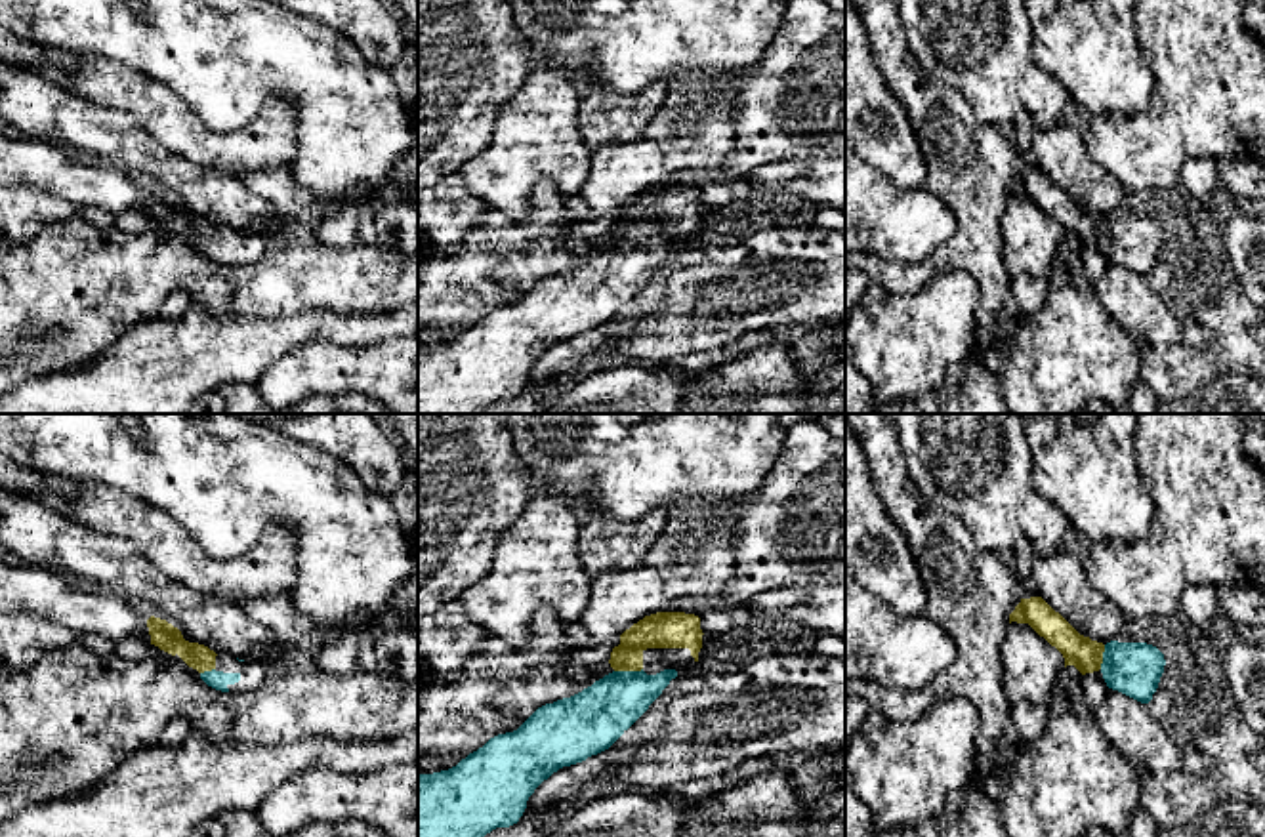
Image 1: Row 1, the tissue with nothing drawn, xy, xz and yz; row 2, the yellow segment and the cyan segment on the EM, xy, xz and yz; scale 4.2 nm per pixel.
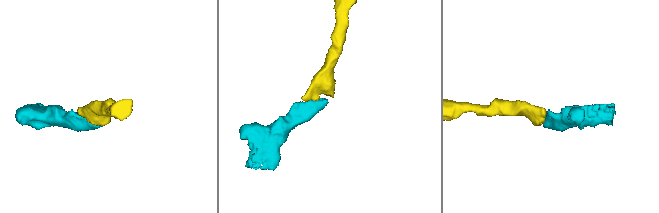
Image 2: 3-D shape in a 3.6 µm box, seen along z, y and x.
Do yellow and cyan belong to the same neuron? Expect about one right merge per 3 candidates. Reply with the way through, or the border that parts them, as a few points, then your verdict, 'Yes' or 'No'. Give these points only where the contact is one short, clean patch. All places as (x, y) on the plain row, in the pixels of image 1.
Path across: xz (664, 203), (628, 227), (628, 243), (628, 258), (596, 290). Yes

